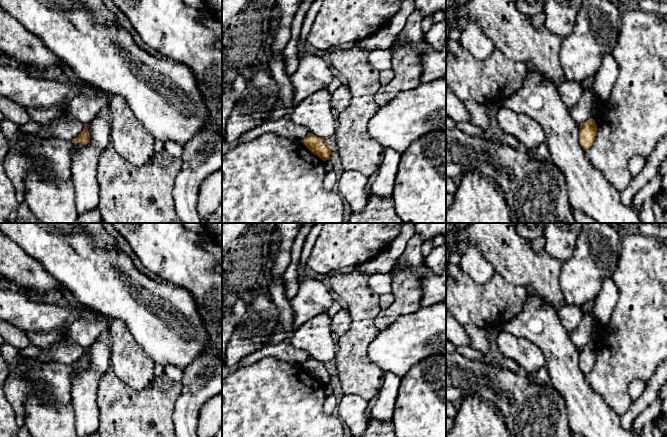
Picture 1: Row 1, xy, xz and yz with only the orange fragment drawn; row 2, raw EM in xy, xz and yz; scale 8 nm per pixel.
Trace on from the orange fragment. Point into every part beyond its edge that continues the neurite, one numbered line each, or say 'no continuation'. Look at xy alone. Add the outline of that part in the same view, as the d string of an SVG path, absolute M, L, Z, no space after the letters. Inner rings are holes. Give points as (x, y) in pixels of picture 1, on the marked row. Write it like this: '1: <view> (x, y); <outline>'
1: xy (50, 158); M7 118L2 120L1 129L10 143L3 165L14 185L19 204L25 200L24 178L30 172L58 181L71 178L70 152L76 143L23 133L20 125Z

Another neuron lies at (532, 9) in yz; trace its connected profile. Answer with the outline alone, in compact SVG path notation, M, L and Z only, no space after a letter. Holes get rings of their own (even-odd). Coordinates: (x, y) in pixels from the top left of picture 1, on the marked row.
M512 0L518 10L528 18L531 24L535 28L539 28L544 25L545 11L544 5L545 0Z

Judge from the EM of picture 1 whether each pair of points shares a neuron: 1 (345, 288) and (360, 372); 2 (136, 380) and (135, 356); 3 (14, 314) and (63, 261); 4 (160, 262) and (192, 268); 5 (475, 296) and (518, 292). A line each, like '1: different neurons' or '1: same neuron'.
1: same neuron
2: same neuron
3: different neurons
4: same neuron
5: same neuron

